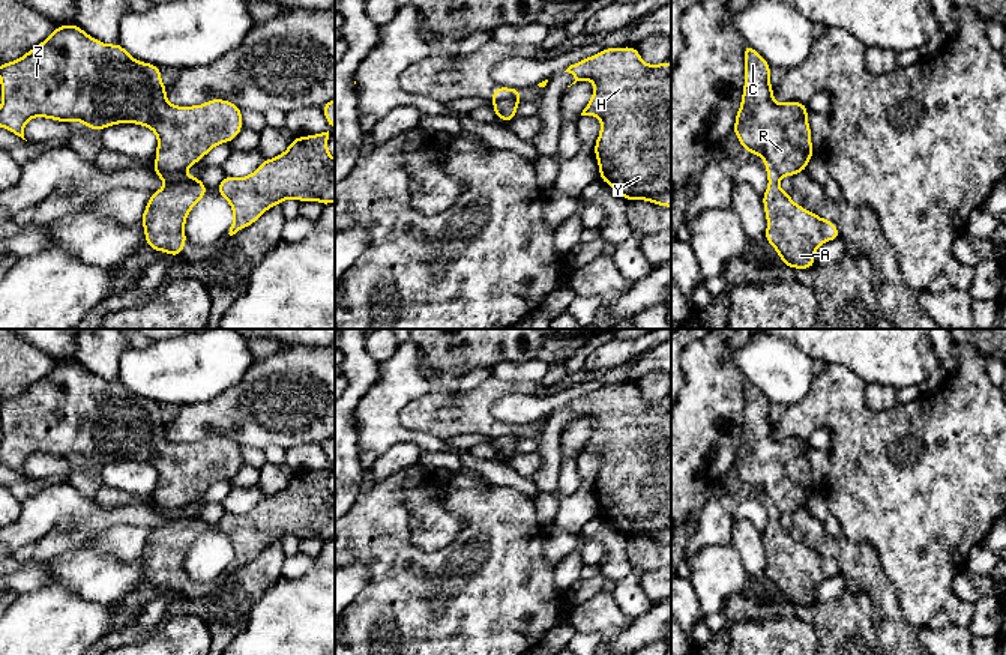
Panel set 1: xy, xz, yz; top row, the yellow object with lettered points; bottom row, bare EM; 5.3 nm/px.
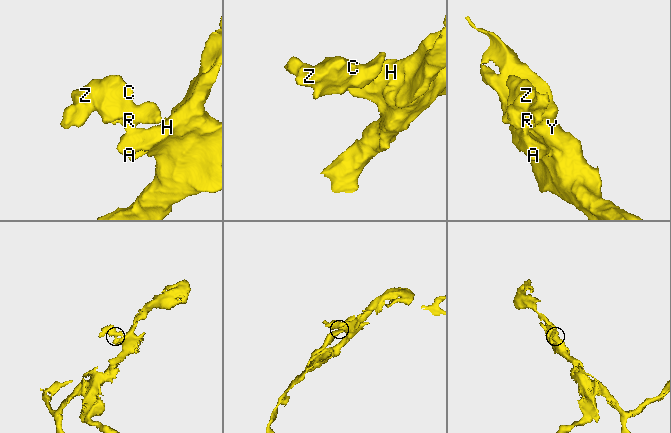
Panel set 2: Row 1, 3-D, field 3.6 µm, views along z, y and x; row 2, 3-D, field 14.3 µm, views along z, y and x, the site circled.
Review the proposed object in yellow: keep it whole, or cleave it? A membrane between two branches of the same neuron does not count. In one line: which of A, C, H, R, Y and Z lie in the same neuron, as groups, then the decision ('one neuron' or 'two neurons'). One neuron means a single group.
groups A H Y / C R Z; two neurons

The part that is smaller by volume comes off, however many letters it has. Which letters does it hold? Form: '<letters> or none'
C, R, Z

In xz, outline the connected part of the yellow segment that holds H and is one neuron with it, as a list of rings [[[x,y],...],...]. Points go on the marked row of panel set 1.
[[[634,47],[605,48],[598,54],[571,65],[565,72],[577,81],[593,81],[595,93],[581,116],[601,119],[601,132],[595,143],[599,179],[628,201],[646,200],[671,207],[671,63],[646,65]]]

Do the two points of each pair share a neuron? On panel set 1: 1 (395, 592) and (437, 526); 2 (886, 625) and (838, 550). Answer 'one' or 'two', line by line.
1: two
2: one

